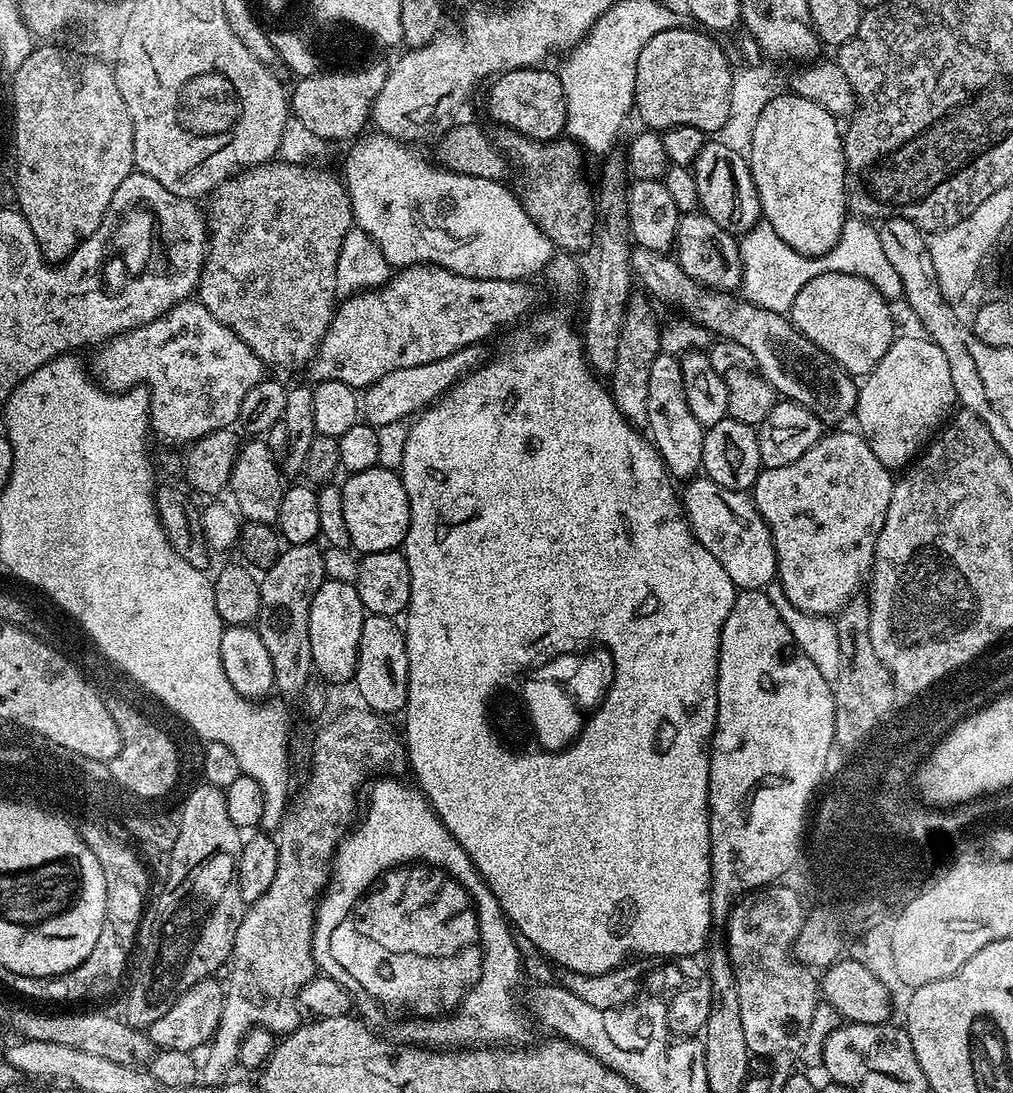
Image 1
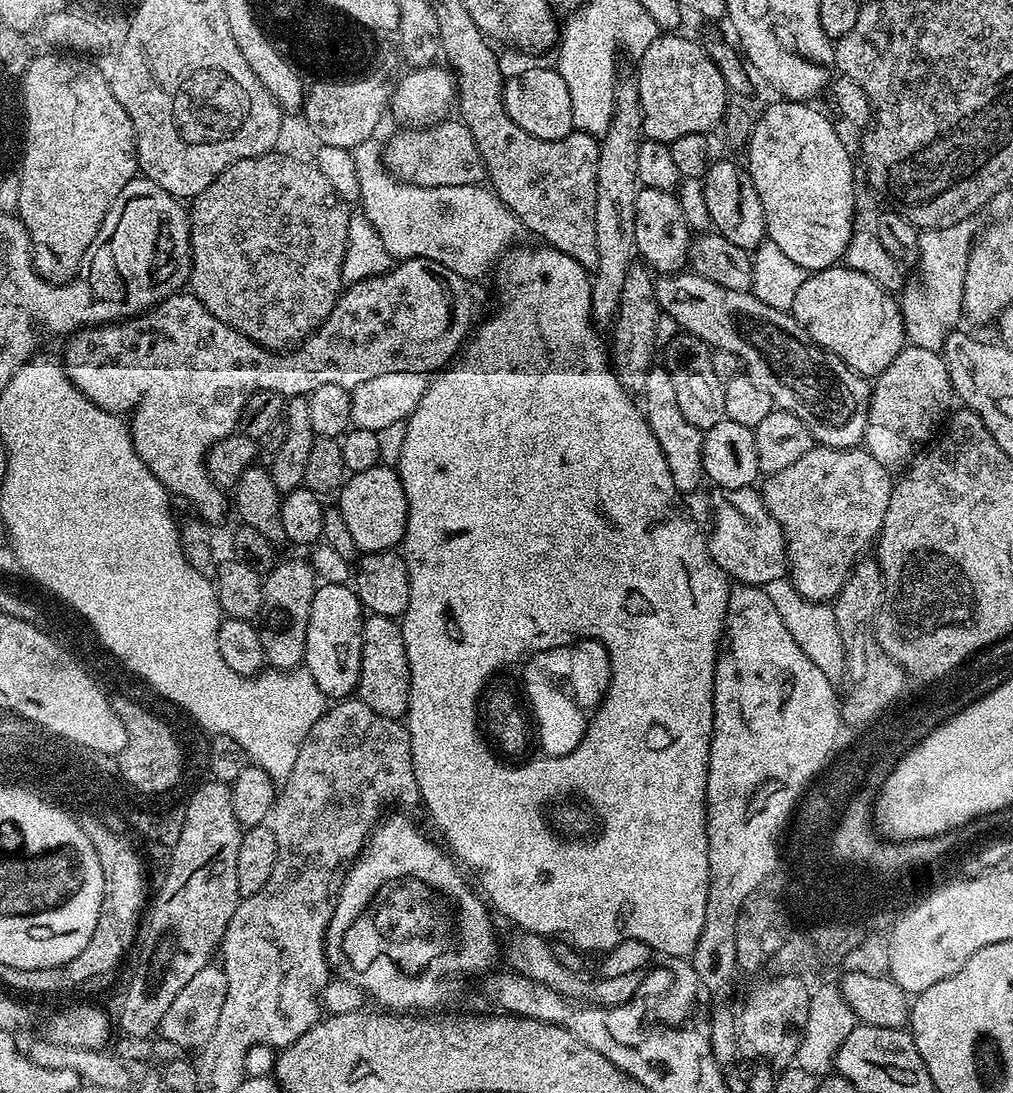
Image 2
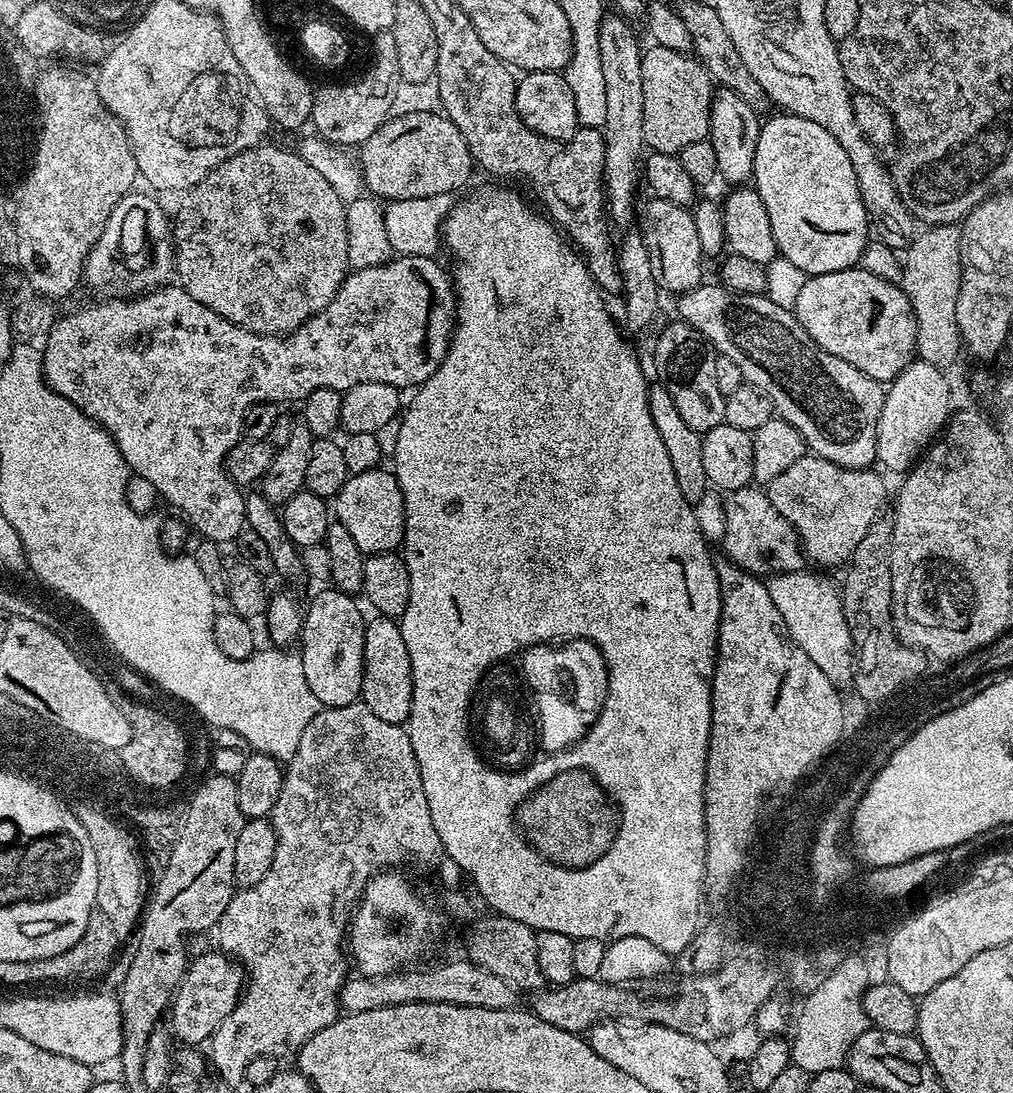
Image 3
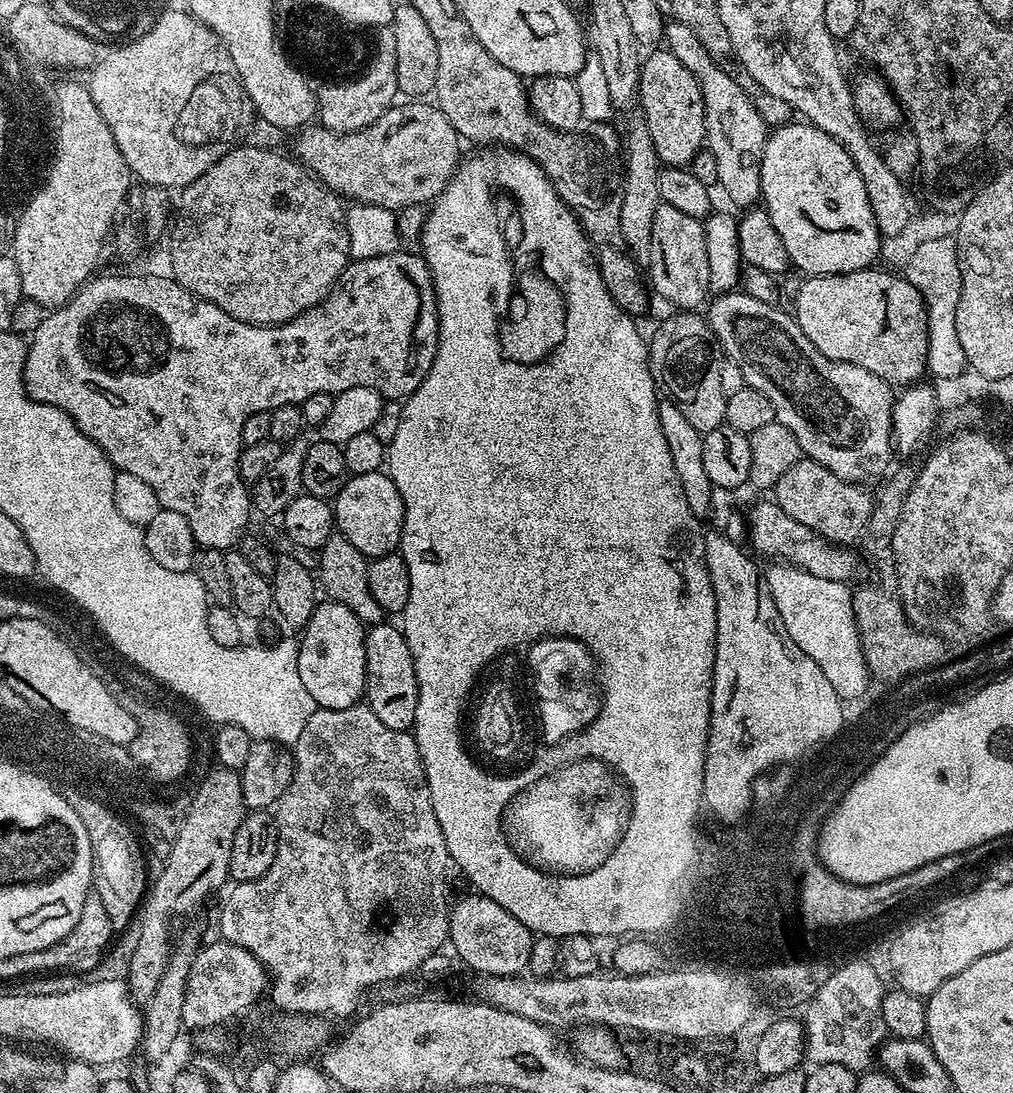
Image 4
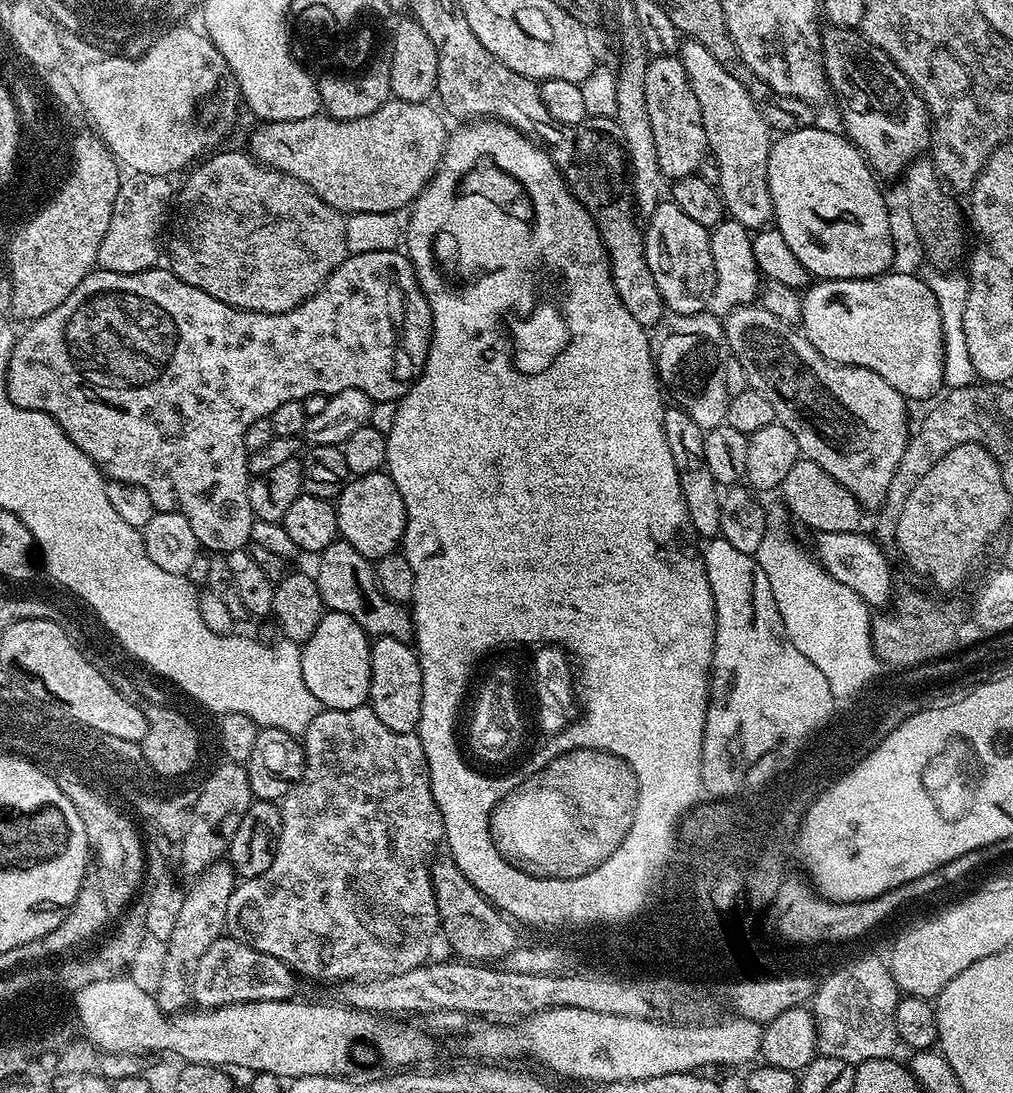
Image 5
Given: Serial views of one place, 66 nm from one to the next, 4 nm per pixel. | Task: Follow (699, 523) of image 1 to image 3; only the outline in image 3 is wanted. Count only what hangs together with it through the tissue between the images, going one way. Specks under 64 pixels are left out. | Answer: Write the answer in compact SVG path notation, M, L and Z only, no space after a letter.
M760 486L739 488L727 493L724 500L723 555L753 576L767 578L777 572L803 572L806 568L804 547L798 534L770 502L767 491Z

